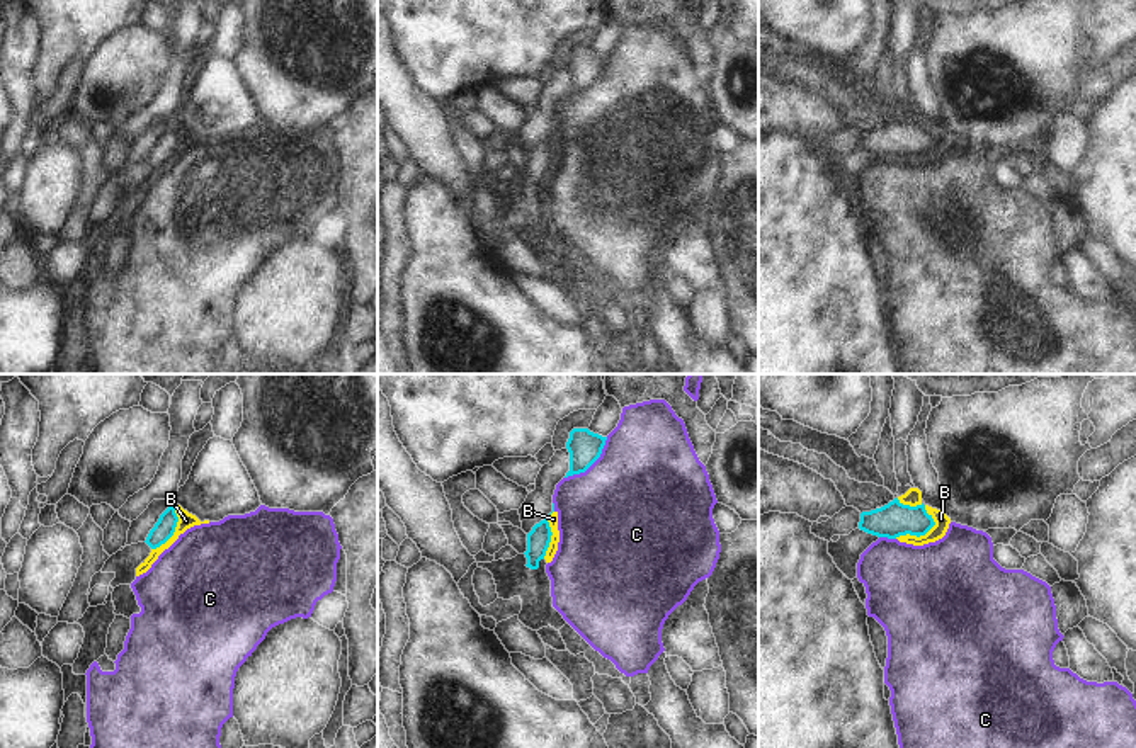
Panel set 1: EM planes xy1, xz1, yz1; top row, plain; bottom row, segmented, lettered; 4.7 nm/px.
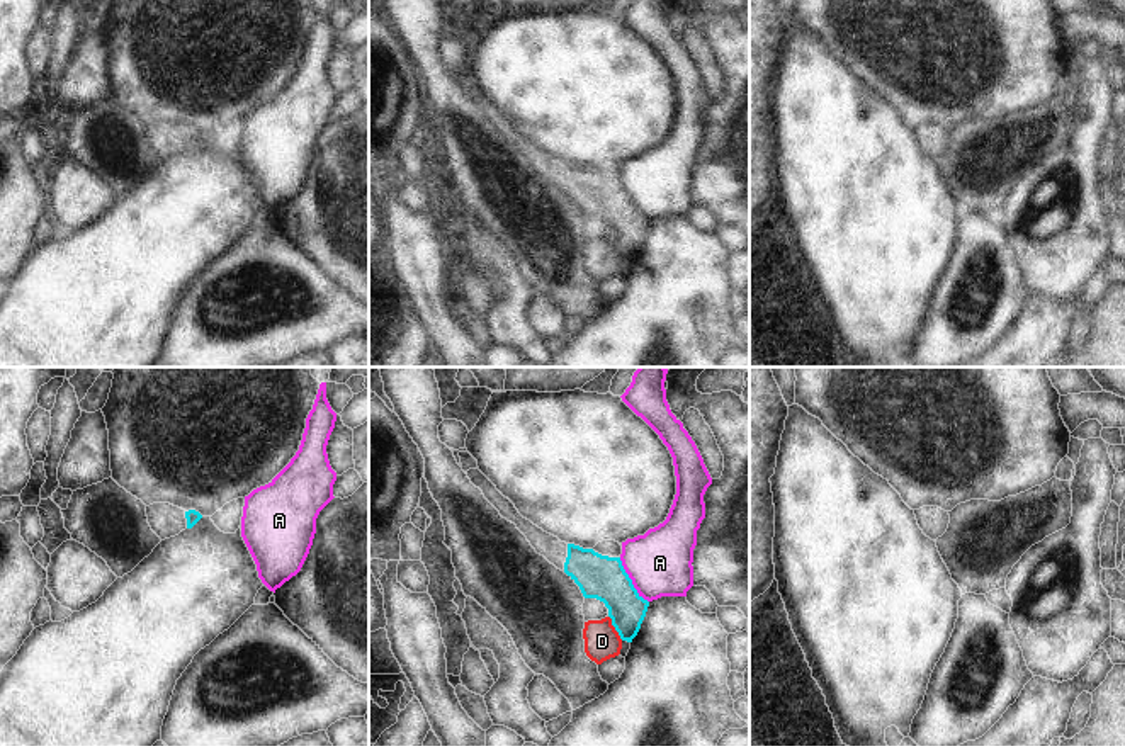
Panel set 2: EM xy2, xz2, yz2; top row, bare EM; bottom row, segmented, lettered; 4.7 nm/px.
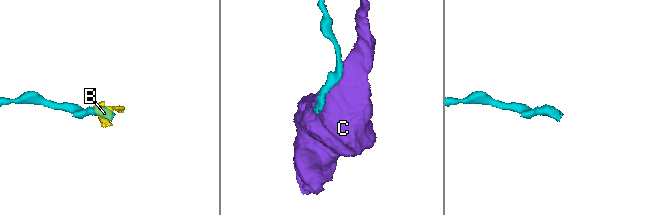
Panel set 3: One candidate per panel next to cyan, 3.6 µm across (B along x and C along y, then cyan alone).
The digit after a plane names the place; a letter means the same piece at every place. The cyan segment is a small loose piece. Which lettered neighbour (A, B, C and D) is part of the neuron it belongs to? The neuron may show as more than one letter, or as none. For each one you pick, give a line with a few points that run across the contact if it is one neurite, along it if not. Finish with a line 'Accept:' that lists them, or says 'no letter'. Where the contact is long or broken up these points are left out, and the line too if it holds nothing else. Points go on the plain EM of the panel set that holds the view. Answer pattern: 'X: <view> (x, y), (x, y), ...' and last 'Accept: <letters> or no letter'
Accept: no letter

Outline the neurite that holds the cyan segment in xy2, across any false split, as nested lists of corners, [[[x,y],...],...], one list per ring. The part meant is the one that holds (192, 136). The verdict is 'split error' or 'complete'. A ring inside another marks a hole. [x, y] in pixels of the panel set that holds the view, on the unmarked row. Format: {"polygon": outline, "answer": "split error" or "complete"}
{"polygon": [[[153,122],[146,126],[146,136],[151,150],[161,158],[178,155],[185,148],[192,148],[202,134],[195,129],[182,129],[170,122]]], "answer": "split error"}

